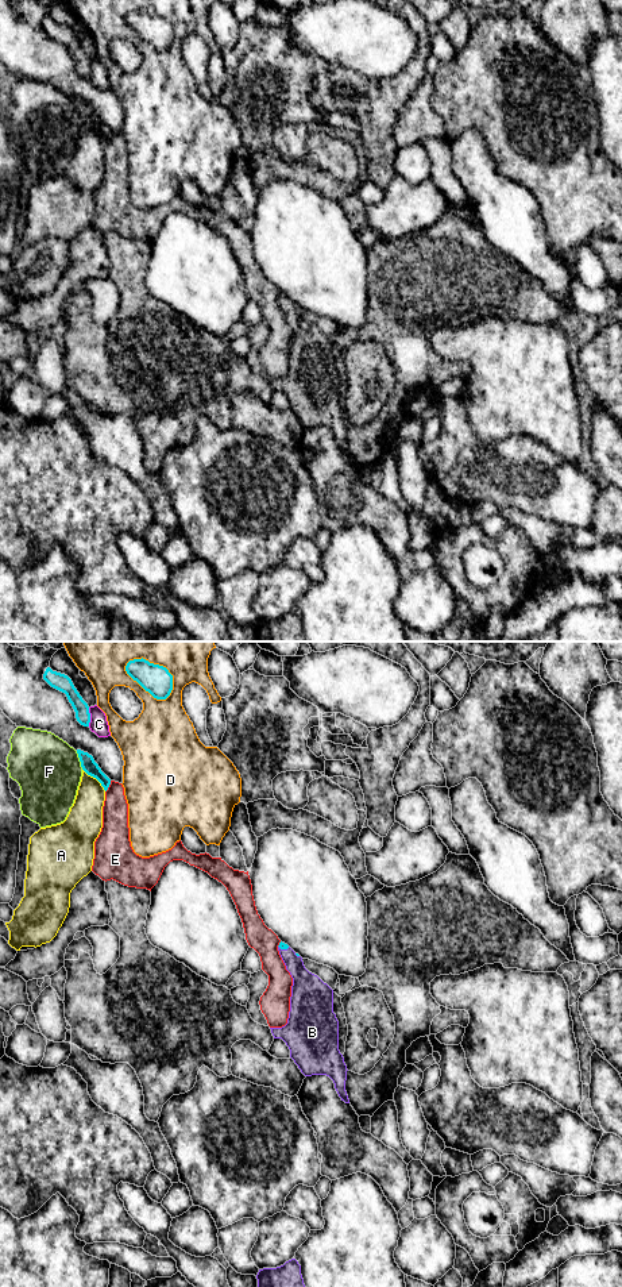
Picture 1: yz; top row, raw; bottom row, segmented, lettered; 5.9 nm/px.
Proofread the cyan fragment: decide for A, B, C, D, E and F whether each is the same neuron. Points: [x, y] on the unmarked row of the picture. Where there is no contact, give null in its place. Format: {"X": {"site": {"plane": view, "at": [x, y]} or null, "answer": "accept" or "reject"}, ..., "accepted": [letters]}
{"A": {"site": {"plane": "yz", "at": [95, 128]}, "answer": "reject"}, "B": {"site": {"plane": "yz", "at": [284, 300]}, "answer": "accept"}, "C": {"site": {"plane": "yz", "at": [89, 69]}, "answer": "reject"}, "D": {"site": {"plane": "yz", "at": [146, 42]}, "answer": "reject"}, "E": {"site": {"plane": "yz", "at": [108, 138]}, "answer": "reject"}, "F": {"site": {"plane": "yz", "at": [80, 112]}, "answer": "reject"}, "accepted": ["B"]}

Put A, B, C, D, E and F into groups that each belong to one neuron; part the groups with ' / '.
A / B / C / D / E / F

